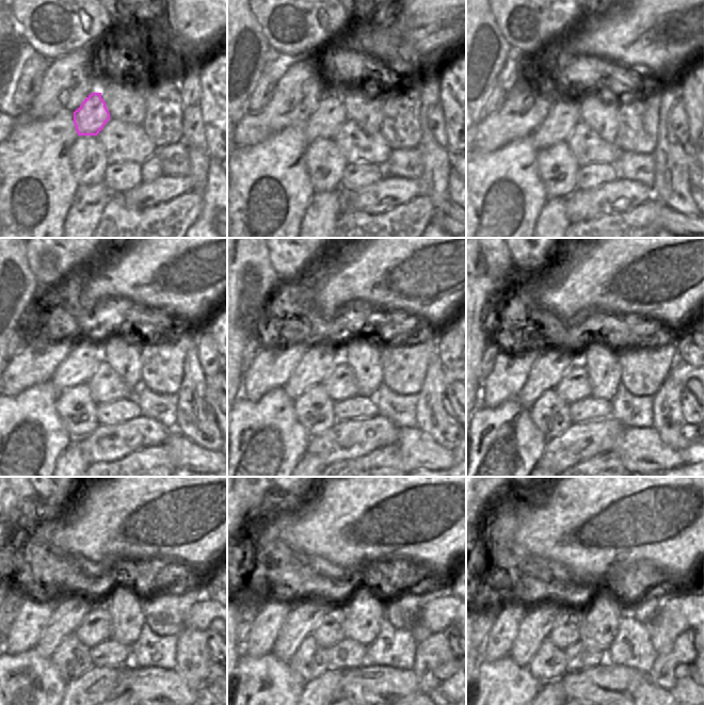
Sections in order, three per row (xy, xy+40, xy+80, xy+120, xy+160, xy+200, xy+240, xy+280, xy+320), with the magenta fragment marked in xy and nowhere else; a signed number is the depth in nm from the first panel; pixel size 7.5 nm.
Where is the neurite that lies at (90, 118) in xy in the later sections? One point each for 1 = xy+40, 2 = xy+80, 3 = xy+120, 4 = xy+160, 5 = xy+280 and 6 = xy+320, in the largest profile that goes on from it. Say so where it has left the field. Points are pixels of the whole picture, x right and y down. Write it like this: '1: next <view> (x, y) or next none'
1: next xy+40 (330, 115)
2: next xy+80 (563, 116)
3: next xy+120 (78, 367)
4: next xy+160 (317, 362)
5: next xy+280 (305, 615)
6: next xy+320 (539, 621)

